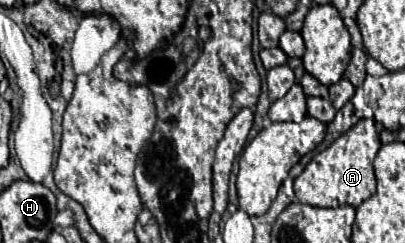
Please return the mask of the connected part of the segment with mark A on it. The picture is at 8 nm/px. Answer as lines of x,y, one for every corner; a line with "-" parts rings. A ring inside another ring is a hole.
359,120
353,128
341,134
329,148
313,156
301,176
295,178
295,196
309,206
359,206
363,200
375,194
373,158
379,152
381,140
373,120

